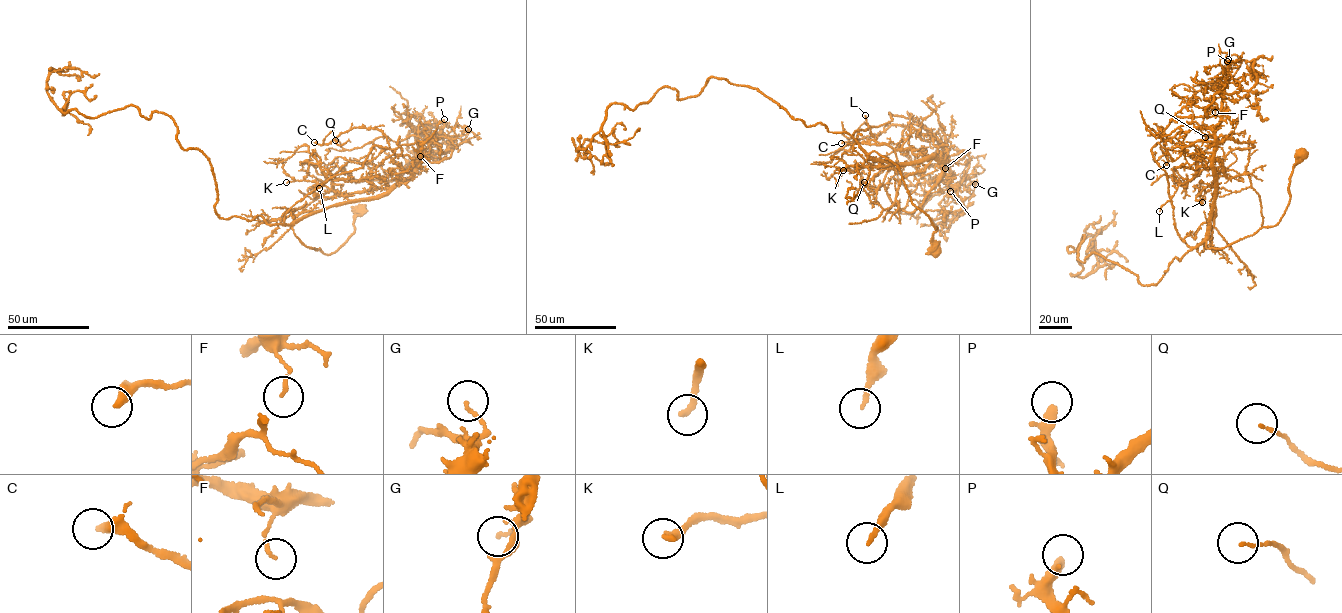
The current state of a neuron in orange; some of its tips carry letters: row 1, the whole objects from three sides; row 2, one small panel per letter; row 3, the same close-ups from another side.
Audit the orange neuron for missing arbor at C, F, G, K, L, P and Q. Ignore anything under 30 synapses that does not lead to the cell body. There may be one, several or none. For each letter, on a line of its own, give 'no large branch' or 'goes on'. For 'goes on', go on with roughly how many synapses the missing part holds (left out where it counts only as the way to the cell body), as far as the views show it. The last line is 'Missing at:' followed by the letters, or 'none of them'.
C: no large branch
F: no large branch
G: no large branch
K: goes on | 35 syn
L: goes on | 45 syn
P: no large branch
Q: no large branch
Missing at: K, L

